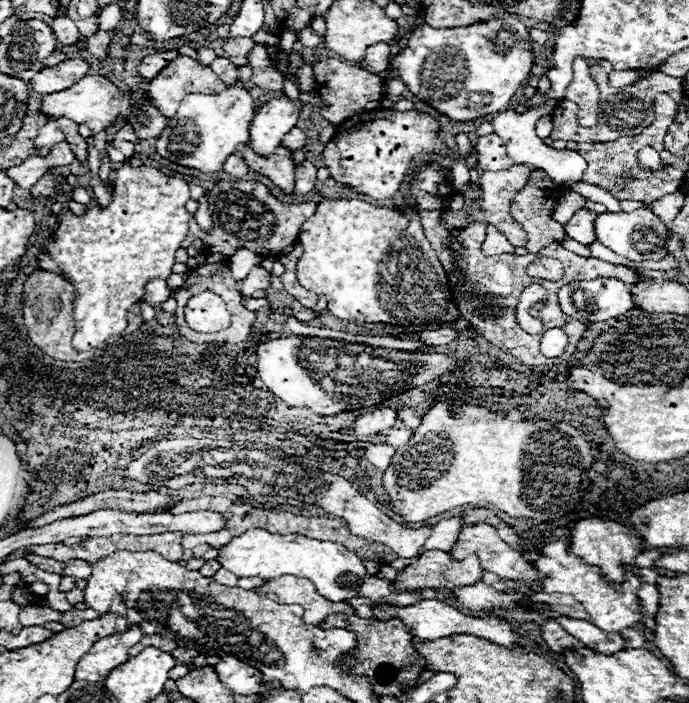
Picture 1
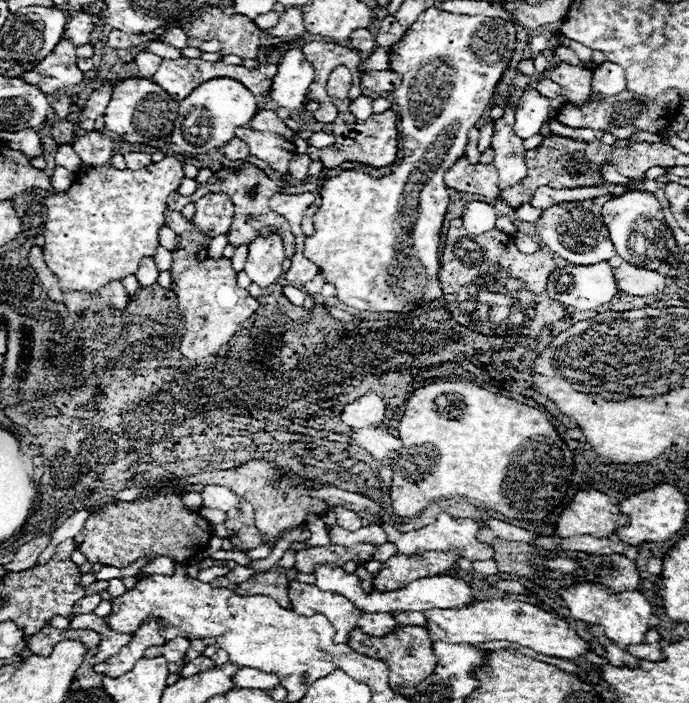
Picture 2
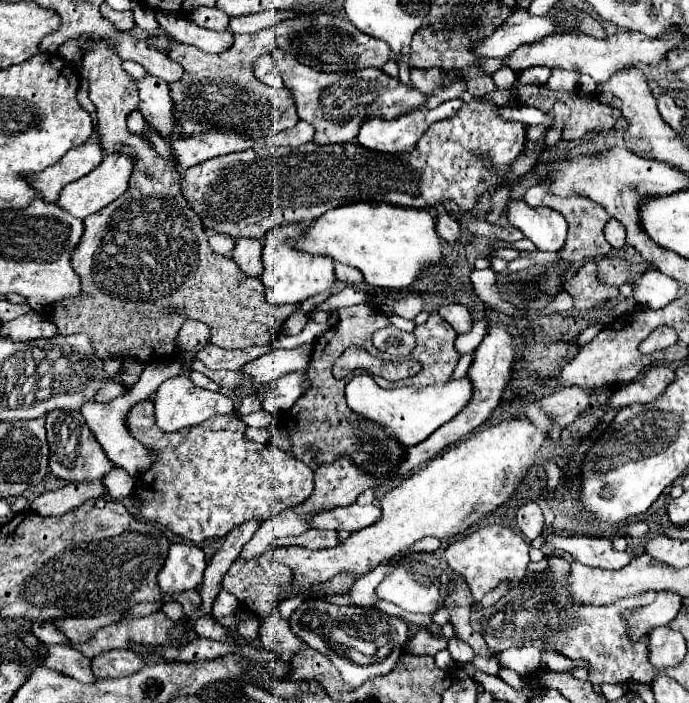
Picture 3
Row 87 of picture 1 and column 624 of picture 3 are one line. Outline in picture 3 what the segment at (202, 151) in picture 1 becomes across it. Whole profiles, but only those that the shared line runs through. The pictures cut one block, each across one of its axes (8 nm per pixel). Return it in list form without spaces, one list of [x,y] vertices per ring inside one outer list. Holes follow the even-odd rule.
[[[610,218],[606,228],[604,228],[604,236],[606,240],[614,246],[614,248],[620,248],[626,244],[626,228],[622,225],[622,222]]]

